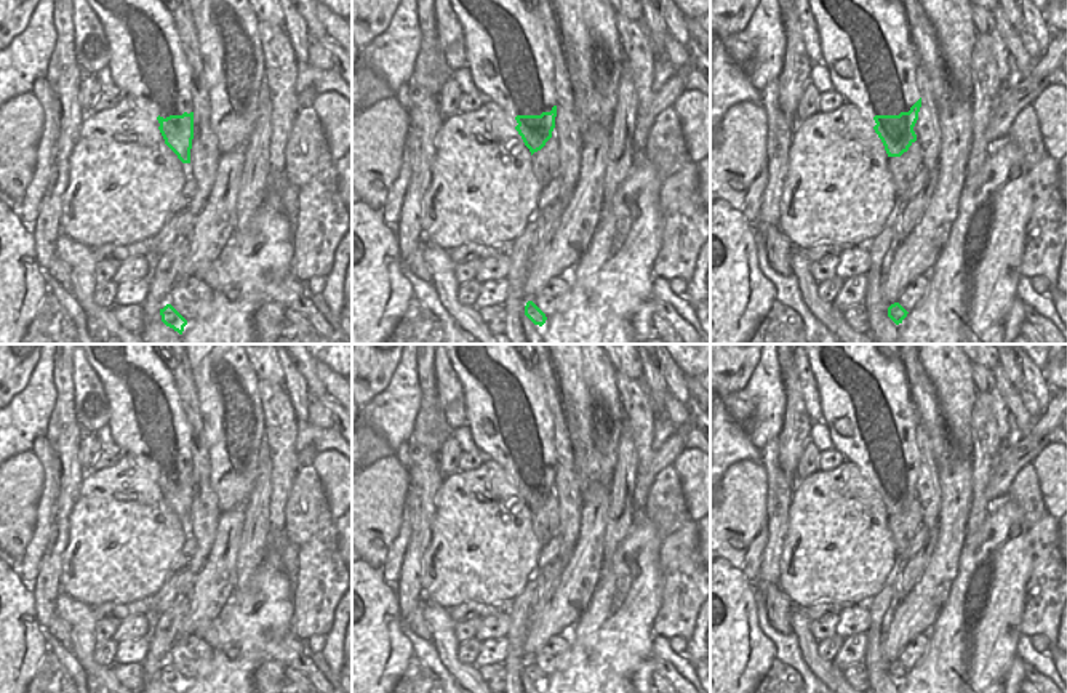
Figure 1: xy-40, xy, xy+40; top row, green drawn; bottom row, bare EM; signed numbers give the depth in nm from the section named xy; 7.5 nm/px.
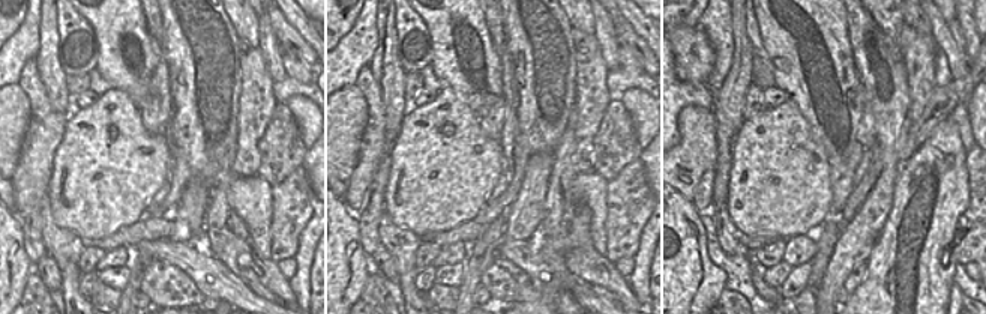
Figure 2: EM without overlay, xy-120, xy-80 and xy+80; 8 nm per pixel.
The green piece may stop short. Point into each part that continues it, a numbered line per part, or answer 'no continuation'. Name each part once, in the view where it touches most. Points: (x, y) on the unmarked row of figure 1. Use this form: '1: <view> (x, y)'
1: xy+40 (867, 384)

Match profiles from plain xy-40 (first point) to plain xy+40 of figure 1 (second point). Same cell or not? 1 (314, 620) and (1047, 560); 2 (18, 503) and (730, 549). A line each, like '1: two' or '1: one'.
1: one
2: one

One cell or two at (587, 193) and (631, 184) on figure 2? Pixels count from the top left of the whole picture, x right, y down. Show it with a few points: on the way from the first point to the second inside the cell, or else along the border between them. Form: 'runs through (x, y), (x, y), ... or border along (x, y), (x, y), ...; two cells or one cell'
border along (608, 182), (607, 224); two cells

